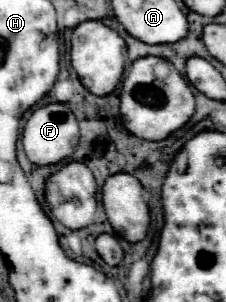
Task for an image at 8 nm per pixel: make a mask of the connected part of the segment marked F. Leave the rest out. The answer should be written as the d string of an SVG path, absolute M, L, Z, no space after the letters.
M48 104L48 106L36 108L22 130L24 152L26 152L28 160L38 166L58 164L60 160L72 156L72 152L78 144L78 138L80 138L78 122L66 104Z

